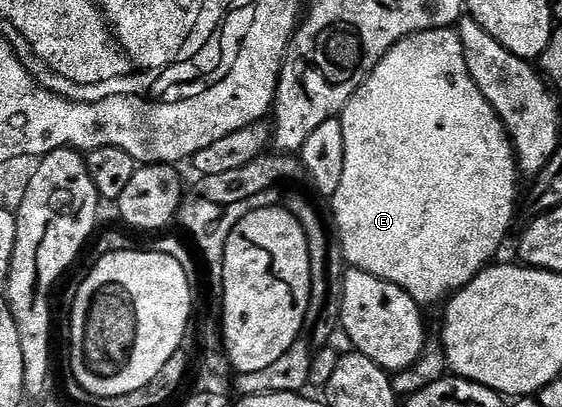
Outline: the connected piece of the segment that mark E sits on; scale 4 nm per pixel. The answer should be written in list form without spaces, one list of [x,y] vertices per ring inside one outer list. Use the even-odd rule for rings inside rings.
[[[451,26],[430,28],[406,36],[404,40],[393,45],[381,58],[379,65],[370,69],[366,80],[344,106],[341,121],[344,132],[344,173],[341,174],[340,185],[330,197],[329,203],[335,211],[335,228],[339,231],[337,243],[343,247],[347,264],[351,268],[359,268],[387,280],[398,288],[404,288],[421,306],[435,304],[438,300],[446,301],[498,257],[495,255],[507,236],[507,227],[510,226],[511,215],[515,212],[515,176],[517,177],[517,161],[511,139],[507,137],[499,115],[495,113],[493,106],[489,106],[481,90],[477,90],[465,66],[458,31]]]

